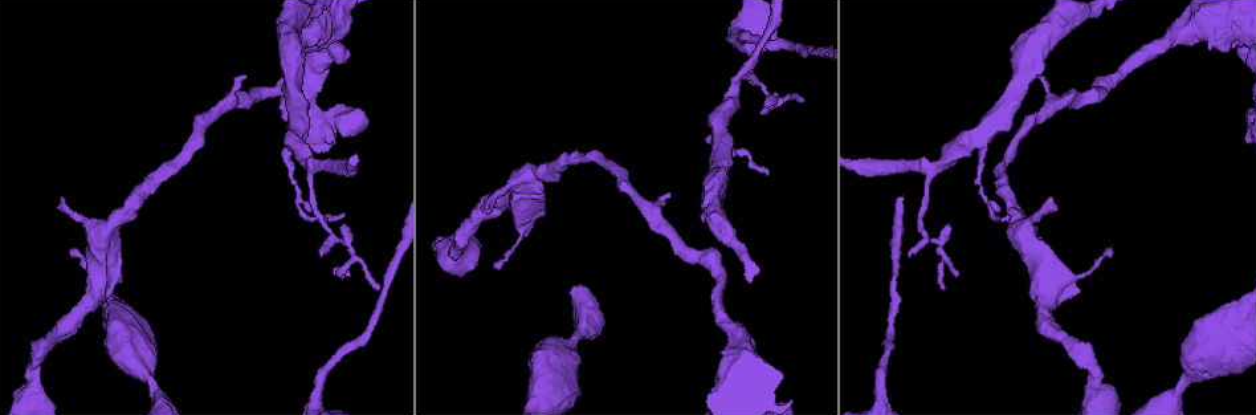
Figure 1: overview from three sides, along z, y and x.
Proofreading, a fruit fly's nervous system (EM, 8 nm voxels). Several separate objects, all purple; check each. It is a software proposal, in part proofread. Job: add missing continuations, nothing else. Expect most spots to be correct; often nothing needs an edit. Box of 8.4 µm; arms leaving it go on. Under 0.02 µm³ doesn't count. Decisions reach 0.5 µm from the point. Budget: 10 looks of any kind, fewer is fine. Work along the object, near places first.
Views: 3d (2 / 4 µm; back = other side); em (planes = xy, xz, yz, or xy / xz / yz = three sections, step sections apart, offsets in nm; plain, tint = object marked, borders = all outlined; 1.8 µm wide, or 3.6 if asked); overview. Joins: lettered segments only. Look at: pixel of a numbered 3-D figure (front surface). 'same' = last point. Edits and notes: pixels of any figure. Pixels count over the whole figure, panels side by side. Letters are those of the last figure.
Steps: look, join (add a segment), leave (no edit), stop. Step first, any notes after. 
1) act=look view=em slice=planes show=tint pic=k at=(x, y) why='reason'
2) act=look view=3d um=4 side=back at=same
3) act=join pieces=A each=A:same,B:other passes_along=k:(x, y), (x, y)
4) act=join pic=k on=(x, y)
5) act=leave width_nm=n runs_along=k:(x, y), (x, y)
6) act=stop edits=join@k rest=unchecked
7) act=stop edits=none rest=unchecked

act=look view=3d um=4 side=back pic=1 at=(744, 37) why='sudden change in width'

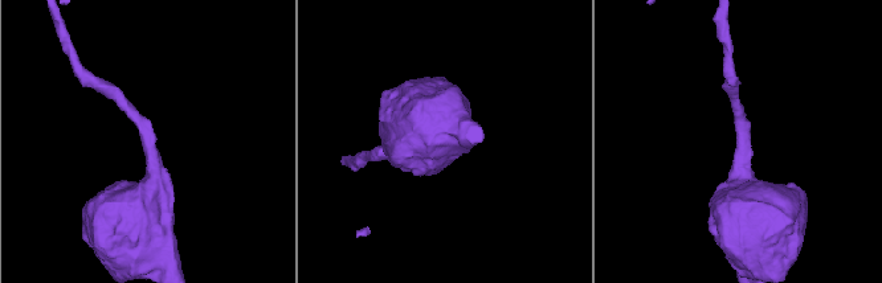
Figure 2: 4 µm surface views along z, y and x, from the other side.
act=look view=em slice=xz step=8 show=borders pic=2 at=(151, 144)

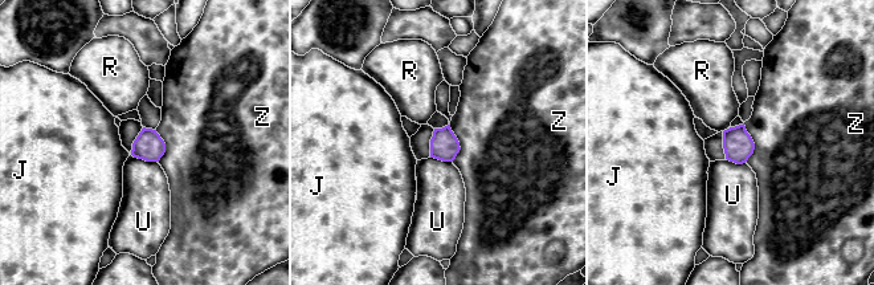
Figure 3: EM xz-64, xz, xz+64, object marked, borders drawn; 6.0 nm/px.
act=leave longest_contact=Z:240nm each=J:other,R:other,U:other,Z:other border=3:(131, 154), (156, 162) found='none of them fits'

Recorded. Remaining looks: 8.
act=look view=3d um=4 pic=1 at=(341, 214) why='tapers out'

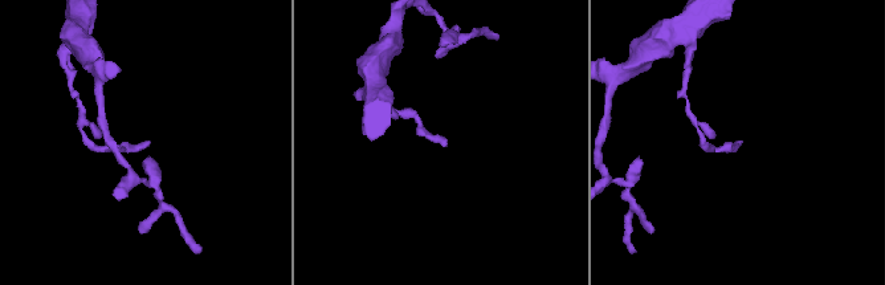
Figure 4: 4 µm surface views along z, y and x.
act=look view=em slice=planes show=borders pic=4 at=(150, 142)

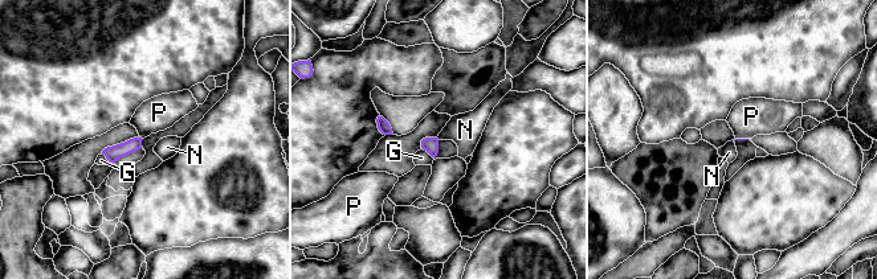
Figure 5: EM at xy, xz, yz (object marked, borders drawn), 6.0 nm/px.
act=leave each=G:other,N:other,P:other border=5:(142, 147), (121, 156), (113, 163) found='none of them fits'

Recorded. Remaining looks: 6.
act=look view=em slice=planes show=borders pic=1 at=(241, 74)

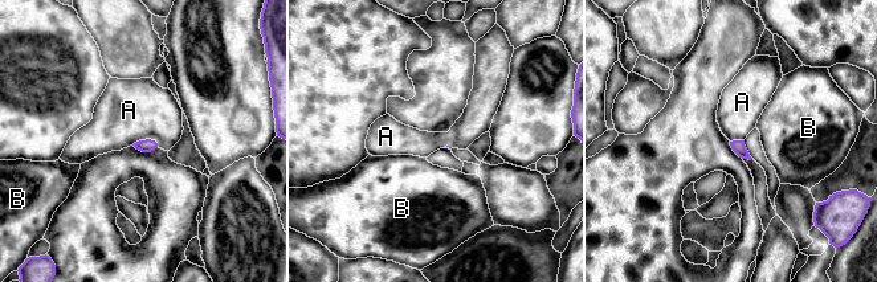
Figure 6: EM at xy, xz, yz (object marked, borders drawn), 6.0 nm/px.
act=leave each=A:other,B:other border=6:(158, 143), (139, 139), (131, 144) found='no lettered segment goes on from it'

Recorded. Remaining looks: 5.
act=look view=em slice=xz step=8 show=borders pic=1 at=(60, 198) why='thin end'

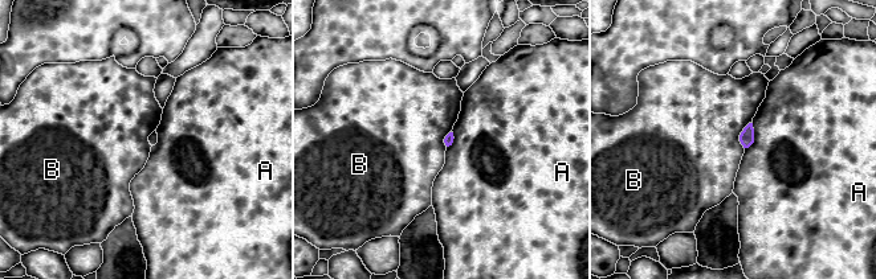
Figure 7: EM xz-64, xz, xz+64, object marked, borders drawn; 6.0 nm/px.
act=look view=em slice=planes show=borders at=same

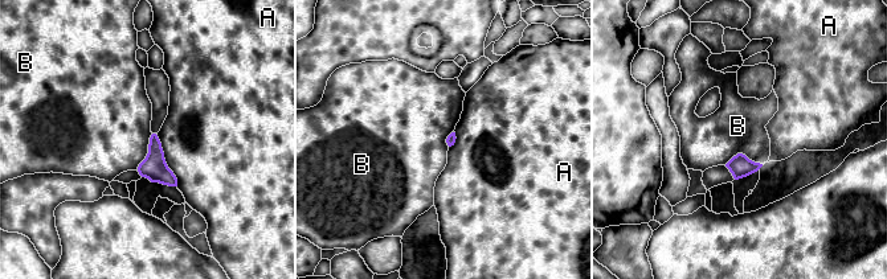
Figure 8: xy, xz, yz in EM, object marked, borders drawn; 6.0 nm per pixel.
act=leave each=A:other,B:other border=8:(761, 163), (736, 154), (724, 164) found='no lettered segment goes on from it'

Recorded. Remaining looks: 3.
act=stop edits=none rest=unchecked

